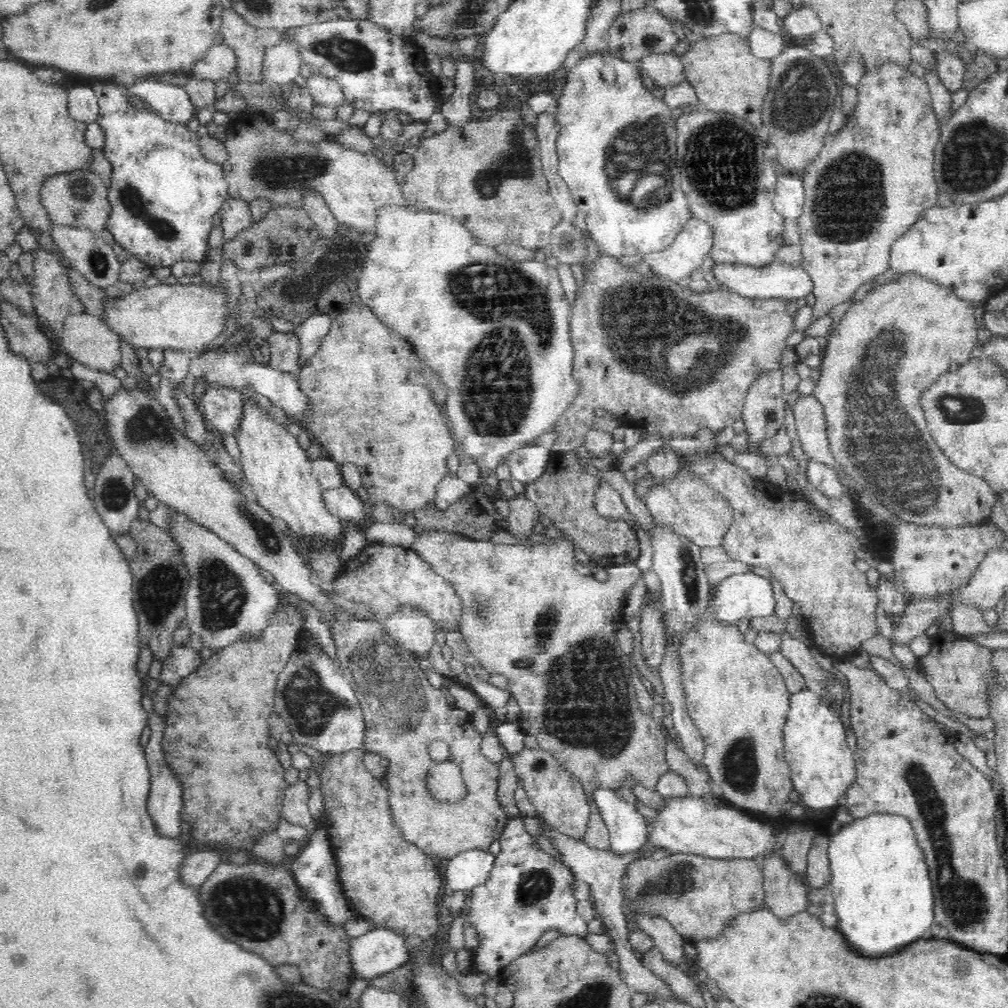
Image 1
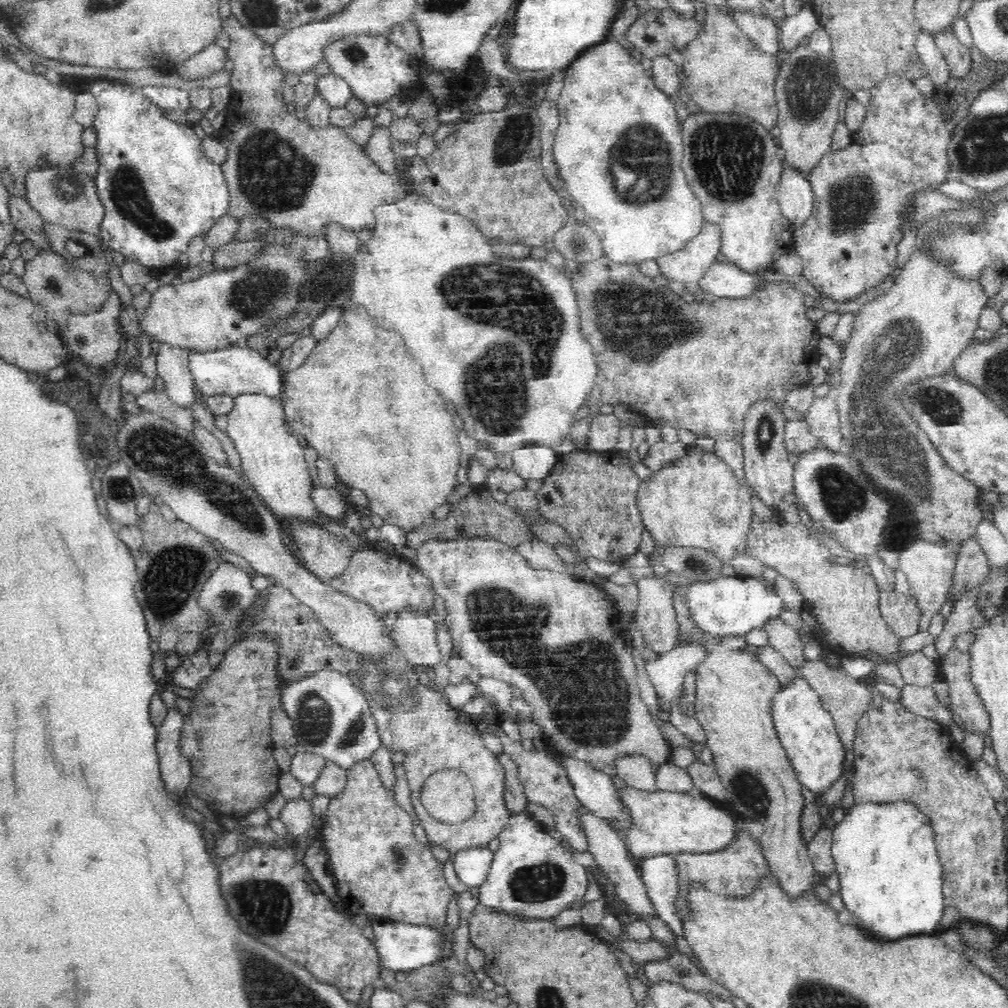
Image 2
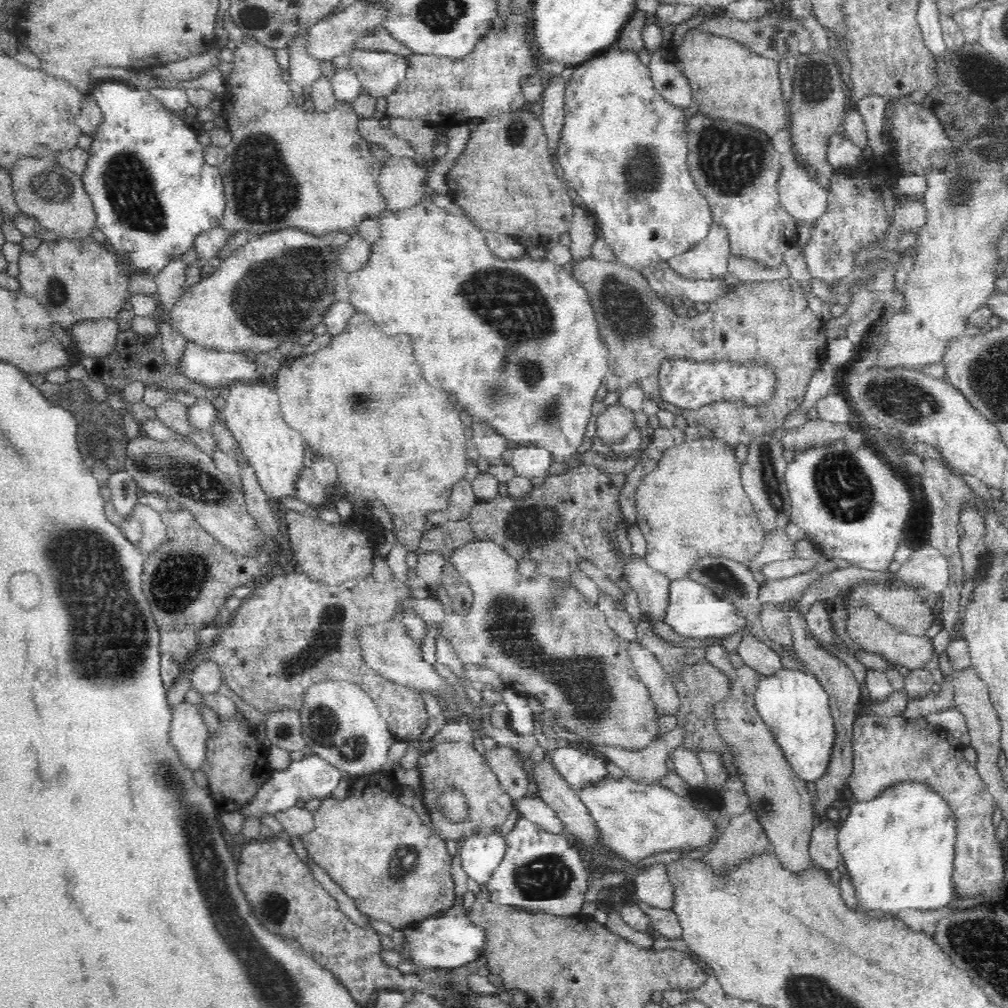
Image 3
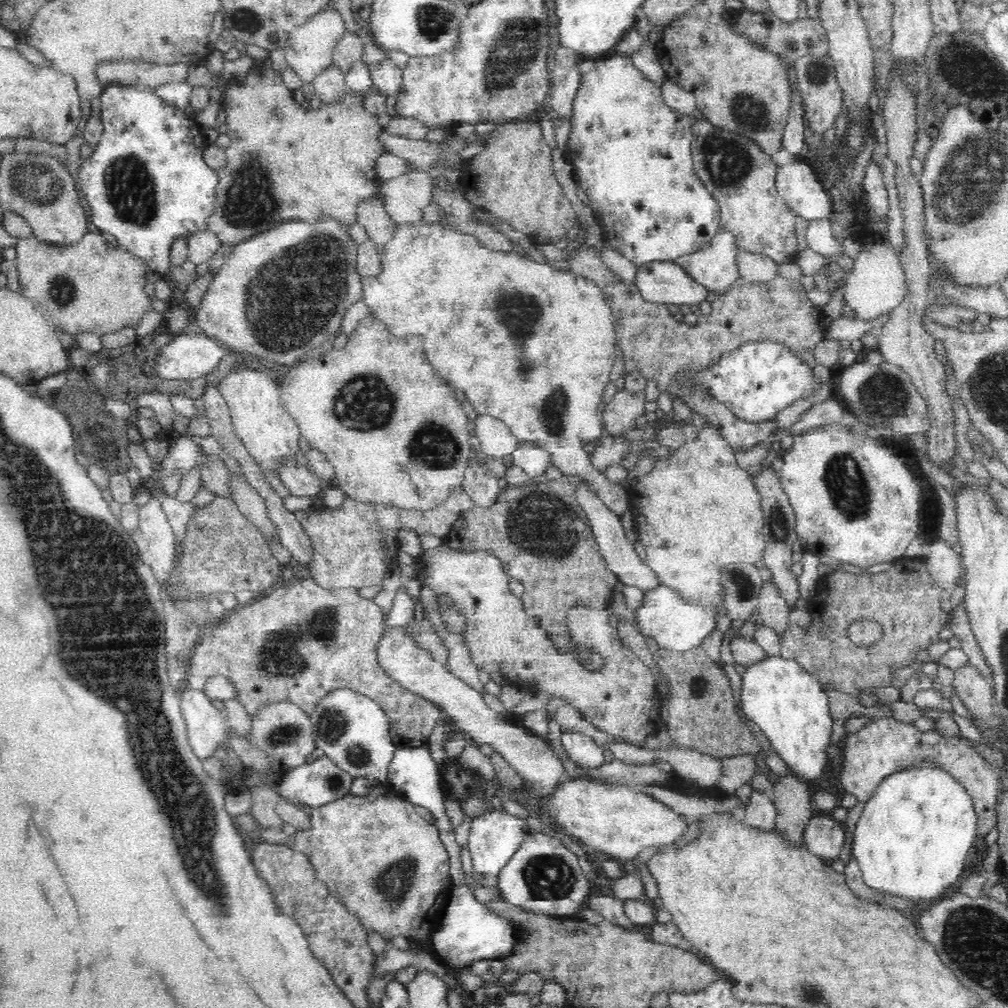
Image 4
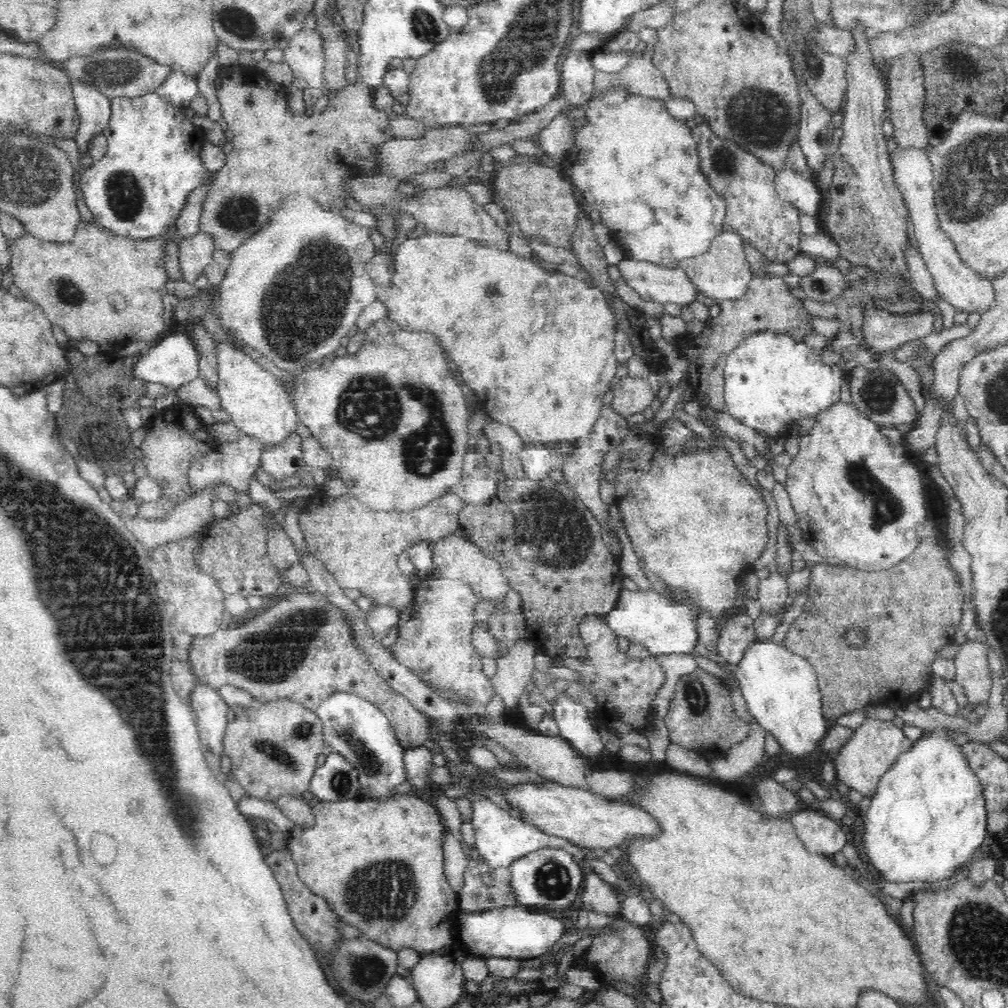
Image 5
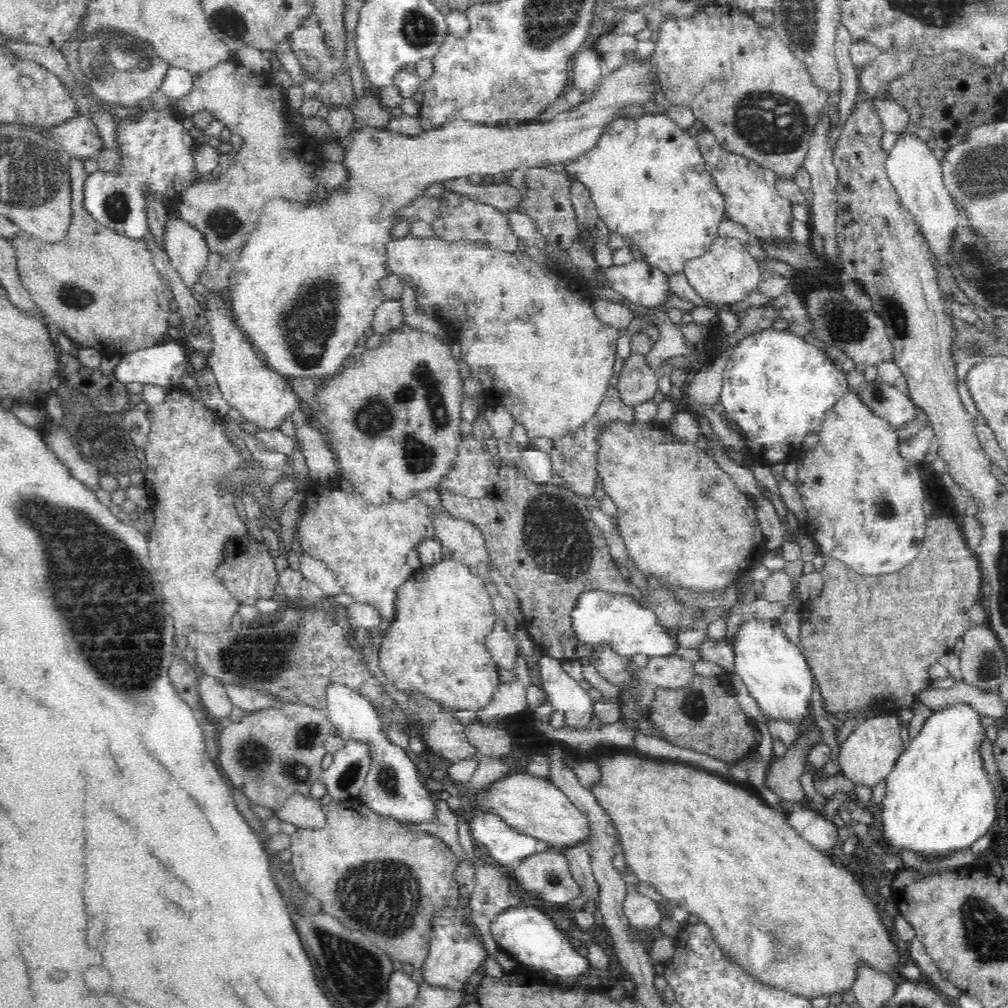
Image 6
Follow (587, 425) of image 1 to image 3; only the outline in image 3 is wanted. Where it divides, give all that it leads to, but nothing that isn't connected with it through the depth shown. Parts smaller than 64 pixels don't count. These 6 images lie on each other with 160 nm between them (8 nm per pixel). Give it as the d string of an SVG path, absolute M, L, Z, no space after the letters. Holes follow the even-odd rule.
M590 256L581 260L580 262L576 262L574 265L570 265L569 271L571 276L576 279L579 284L582 285L582 288L587 292L587 300L591 304L591 308L593 308L595 324L598 327L598 334L600 340L603 342L603 345L607 348L607 373L604 375L604 378L601 380L602 386L608 390L608 392L612 392L612 390L618 390L618 392L622 392L630 386L637 384L638 386L642 386L642 388L646 388L646 390L642 390L643 397L648 400L652 400L655 402L656 405L659 406L662 410L670 410L673 414L680 414L680 416L684 416L686 418L686 422L688 423L687 426L706 426L709 428L714 434L715 438L718 440L722 440L726 443L730 443L735 447L739 444L747 444L753 439L756 438L758 435L763 435L766 433L772 433L773 430L782 426L786 416L800 407L802 404L802 400L804 400L805 392L807 391L807 384L810 382L814 371L823 365L827 361L827 338L825 337L825 322L822 319L819 319L808 307L808 300L806 299L806 294L801 289L801 286L798 284L798 281L792 279L791 277L782 279L782 280L775 280L775 281L754 281L746 283L738 283L729 286L728 294L726 296L722 296L721 299L714 300L708 303L708 308L705 312L697 313L696 316L677 316L674 310L674 306L670 304L666 304L666 302L658 296L658 291L650 288L650 282L644 278L642 275L641 269L636 270L629 268L626 265L620 264L617 261L601 261L595 259L594 257ZM652 312L652 324L649 325L646 322L646 318L648 313ZM628 358L632 360L632 362L644 362L644 364L636 364L636 366L640 366L642 370L646 370L644 374L659 374L659 368L661 367L660 364L665 361L665 359L671 361L683 361L686 359L687 361L692 362L718 362L718 361L726 361L731 362L731 364L737 364L737 366L743 366L743 368L748 368L750 364L755 364L755 366L759 366L759 368L767 368L767 370L771 370L771 374L773 374L773 393L771 397L764 401L763 403L748 403L748 401L744 401L744 399L720 399L716 402L706 403L704 407L697 408L696 410L692 409L684 409L674 407L667 402L664 402L661 397L661 392L659 389L659 376L612 376L612 374L624 374L624 372L620 372L620 370L624 370L622 366L622 362L628 362ZM620 366L620 368L618 368Z

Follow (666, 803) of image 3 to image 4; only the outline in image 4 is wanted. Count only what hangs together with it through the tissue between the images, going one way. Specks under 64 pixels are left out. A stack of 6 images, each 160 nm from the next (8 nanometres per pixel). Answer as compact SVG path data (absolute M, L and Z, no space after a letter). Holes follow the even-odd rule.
M580 777L565 779L558 790L538 803L548 812L557 830L565 830L601 856L621 862L638 858L640 852L672 846L688 830L686 816L674 812L644 789L612 785Z

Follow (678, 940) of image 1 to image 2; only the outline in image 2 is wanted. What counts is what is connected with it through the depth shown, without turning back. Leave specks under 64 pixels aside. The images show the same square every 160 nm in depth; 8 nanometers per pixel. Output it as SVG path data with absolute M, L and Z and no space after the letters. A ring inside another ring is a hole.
M584 806L578 811L582 811L582 820L580 821L582 821L582 827L584 827L586 835L588 835L588 851L595 859L595 863L602 869L602 872L608 876L608 880L614 882L616 894L618 895L617 898L621 898L620 905L623 908L627 908L625 910L628 912L628 915L635 916L637 920L643 920L644 922L660 920L660 913L654 907L654 902L652 902L650 895L648 895L642 877L632 863L632 858L628 858L629 850L622 835L610 830L605 820L590 814Z

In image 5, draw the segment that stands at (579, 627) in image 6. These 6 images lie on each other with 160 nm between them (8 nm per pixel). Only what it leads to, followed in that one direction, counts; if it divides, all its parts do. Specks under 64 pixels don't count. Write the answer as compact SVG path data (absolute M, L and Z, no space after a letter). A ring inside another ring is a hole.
M620 589L617 606L606 616L609 616L610 629L618 638L627 638L632 644L642 644L652 655L691 654L698 646L701 609L674 602L670 596L658 594L654 589L636 592Z

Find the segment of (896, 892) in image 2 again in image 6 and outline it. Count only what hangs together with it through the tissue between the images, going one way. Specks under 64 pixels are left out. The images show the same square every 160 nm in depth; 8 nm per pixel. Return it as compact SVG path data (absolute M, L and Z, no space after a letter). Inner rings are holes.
M967 704L933 710L886 777L880 824L890 850L912 852L928 862L944 860L971 847L992 828L996 796L981 758L984 734L980 714Z

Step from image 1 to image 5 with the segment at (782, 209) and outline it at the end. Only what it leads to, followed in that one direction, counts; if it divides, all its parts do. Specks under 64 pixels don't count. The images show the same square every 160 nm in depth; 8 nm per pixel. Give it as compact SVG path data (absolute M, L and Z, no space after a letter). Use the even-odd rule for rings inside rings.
M784 167L775 176L775 189L780 200L786 205L792 205L800 214L819 217L823 198L812 177Z

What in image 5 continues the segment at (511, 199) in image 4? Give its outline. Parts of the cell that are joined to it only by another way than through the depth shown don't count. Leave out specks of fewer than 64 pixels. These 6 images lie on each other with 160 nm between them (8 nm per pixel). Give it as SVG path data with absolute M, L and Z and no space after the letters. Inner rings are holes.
M516 154L510 164L506 164L496 172L495 178L490 182L496 188L496 204L506 210L506 214L513 216L519 228L530 238L536 237L542 243L553 247L568 247L576 232L580 205L574 200L572 184L563 179L563 175L554 168L542 164L542 160L530 154Z

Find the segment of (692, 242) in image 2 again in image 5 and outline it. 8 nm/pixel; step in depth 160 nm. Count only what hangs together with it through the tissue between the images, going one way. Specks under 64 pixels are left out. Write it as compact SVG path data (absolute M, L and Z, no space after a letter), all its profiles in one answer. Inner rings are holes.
M724 229L716 238L713 238L710 248L704 254L681 260L679 268L682 268L699 292L715 299L716 302L722 299L740 298L747 289L747 282L753 278L750 273L750 264L746 262L745 244L746 242L739 234Z

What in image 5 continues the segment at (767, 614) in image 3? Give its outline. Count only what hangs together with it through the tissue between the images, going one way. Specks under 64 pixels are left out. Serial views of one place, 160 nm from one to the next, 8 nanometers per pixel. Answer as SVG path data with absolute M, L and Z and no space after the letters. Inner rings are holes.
M773 571L770 576L760 579L758 602L760 602L763 614L770 614L770 616L780 616L782 614L782 608L786 606L788 596L786 579Z

